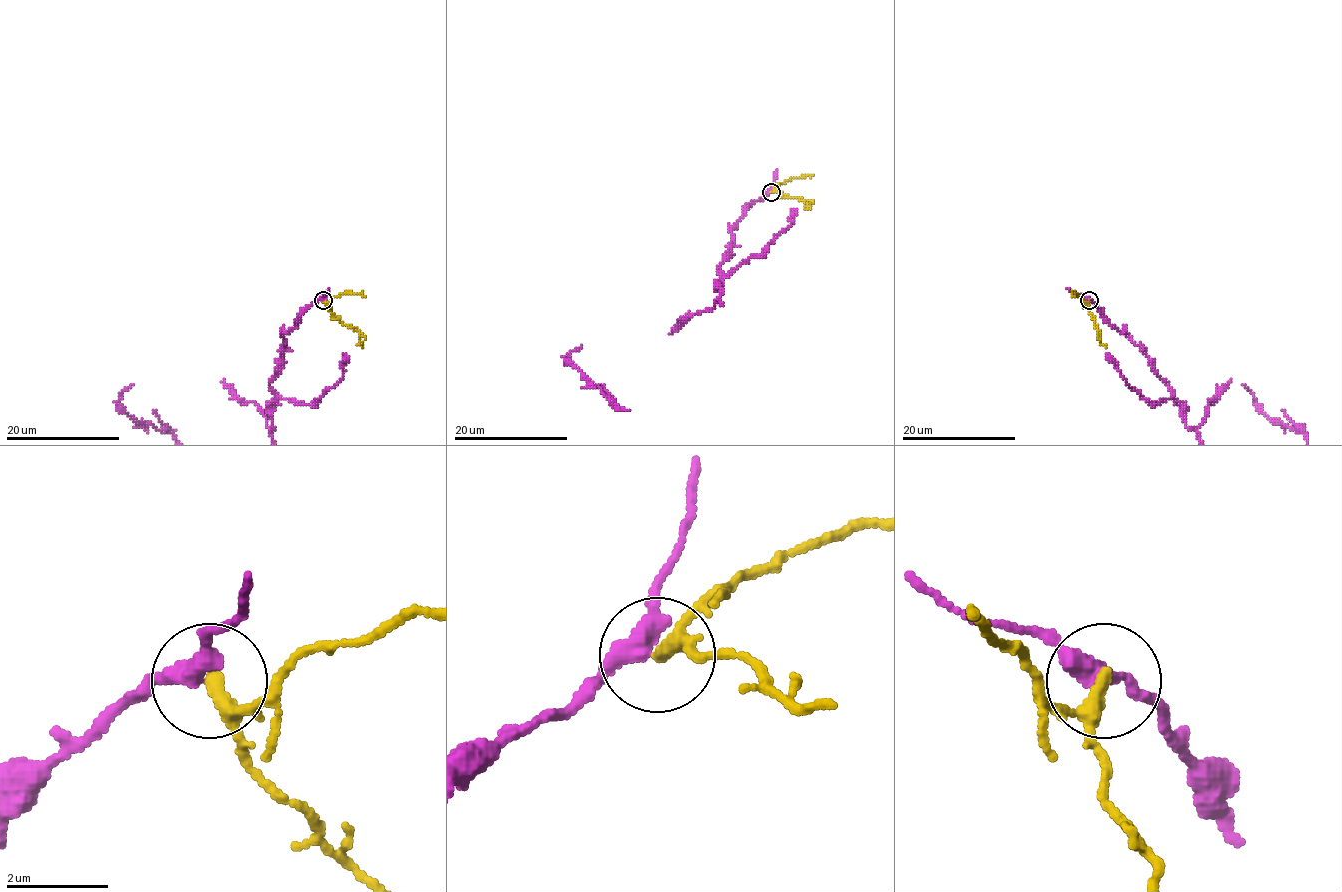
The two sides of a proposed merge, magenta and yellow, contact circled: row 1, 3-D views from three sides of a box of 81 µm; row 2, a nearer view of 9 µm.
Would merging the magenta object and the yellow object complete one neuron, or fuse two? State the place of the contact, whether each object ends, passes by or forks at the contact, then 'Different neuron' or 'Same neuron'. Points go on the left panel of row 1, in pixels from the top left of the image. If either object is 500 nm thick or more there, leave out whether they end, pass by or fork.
Place: (323, 300). At the ring magenta passes by. At the ring yellow passes by. Different neuron

